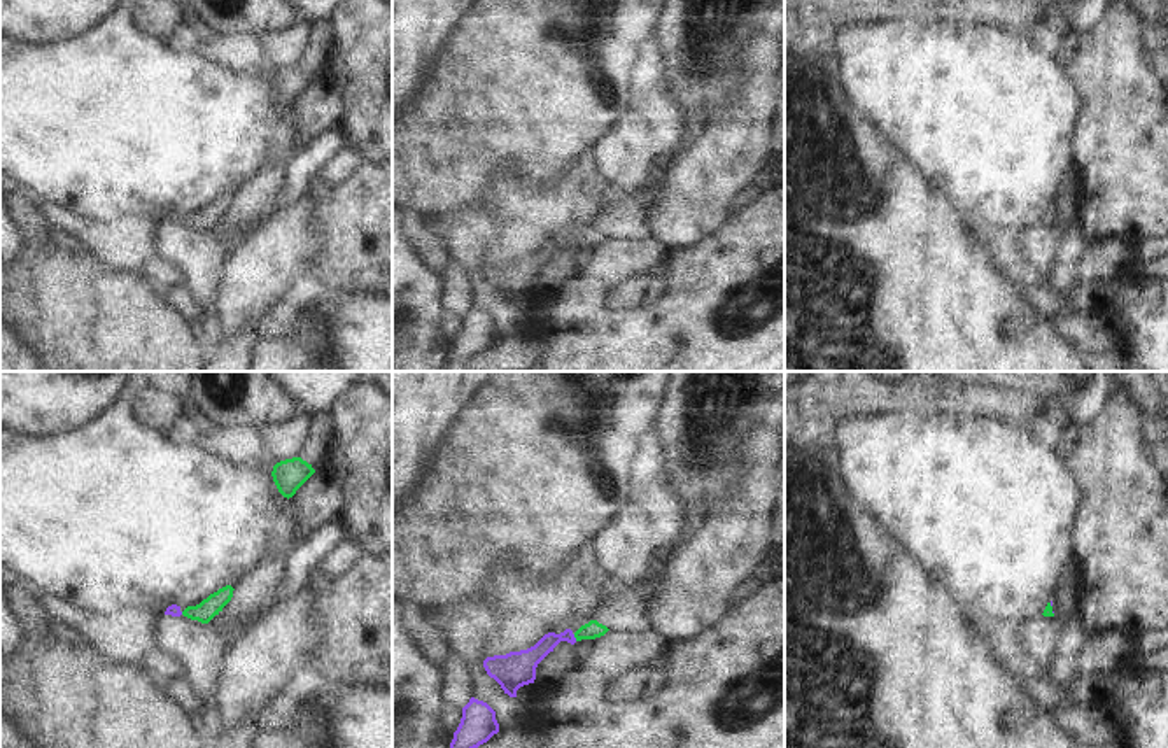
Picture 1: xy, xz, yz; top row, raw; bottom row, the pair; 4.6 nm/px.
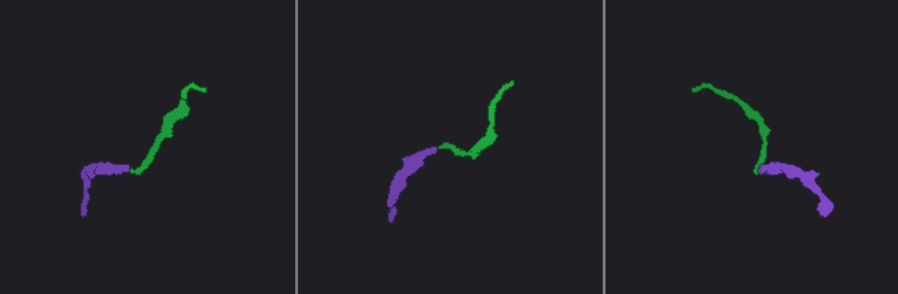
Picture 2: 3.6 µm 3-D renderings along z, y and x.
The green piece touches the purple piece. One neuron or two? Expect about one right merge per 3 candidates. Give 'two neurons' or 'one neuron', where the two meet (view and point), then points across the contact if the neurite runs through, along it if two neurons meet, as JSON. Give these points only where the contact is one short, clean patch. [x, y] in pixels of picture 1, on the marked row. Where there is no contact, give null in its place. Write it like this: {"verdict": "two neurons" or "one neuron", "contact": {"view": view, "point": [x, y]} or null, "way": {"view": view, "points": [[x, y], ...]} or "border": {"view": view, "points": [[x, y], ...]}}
{"verdict": "one neuron", "contact": {"view": "xz", "point": [575, 636]}, "way": {"view": "xz", "points": [[592, 629], [575, 636], [550, 640], [527, 661]]}}

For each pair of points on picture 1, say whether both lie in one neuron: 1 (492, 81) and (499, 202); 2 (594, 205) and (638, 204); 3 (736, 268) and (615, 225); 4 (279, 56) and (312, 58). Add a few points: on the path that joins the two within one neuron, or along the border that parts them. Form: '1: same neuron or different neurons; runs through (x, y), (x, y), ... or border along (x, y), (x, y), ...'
1: different neurons; border along (538, 181), (499, 172), (477, 207)
2: different neurons; border along (608, 207), (591, 226)
3: different neurons; border along (652, 235), (610, 239)
4: different neurons; border along (314, 27), (310, 48), (300, 63)

